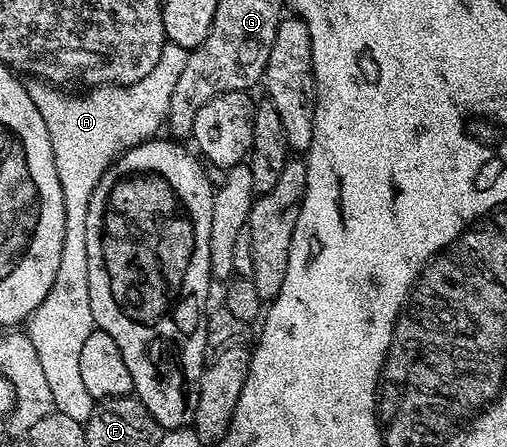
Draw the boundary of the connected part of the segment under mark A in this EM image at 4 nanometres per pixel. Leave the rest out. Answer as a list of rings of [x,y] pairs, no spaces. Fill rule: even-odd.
[[[171,42],[165,43],[162,58],[158,58],[158,66],[133,84],[105,84],[87,89],[85,96],[71,96],[68,90],[61,90],[46,80],[32,78],[26,87],[34,106],[40,108],[42,118],[48,121],[50,146],[54,150],[54,166],[62,173],[65,185],[64,204],[66,206],[66,238],[62,238],[62,258],[58,261],[58,274],[54,274],[54,284],[50,286],[50,294],[34,309],[26,321],[26,333],[34,344],[42,365],[43,376],[50,386],[55,411],[66,414],[66,418],[74,418],[74,422],[85,425],[90,414],[96,409],[97,401],[86,390],[82,382],[82,369],[78,367],[78,358],[82,354],[82,342],[90,338],[94,330],[94,314],[90,310],[90,266],[86,266],[86,210],[90,198],[94,194],[94,186],[102,178],[102,174],[120,157],[134,146],[144,144],[157,135],[159,128],[165,127],[170,108],[170,94],[174,94],[174,86],[182,70],[186,70],[186,58],[189,49]]]

